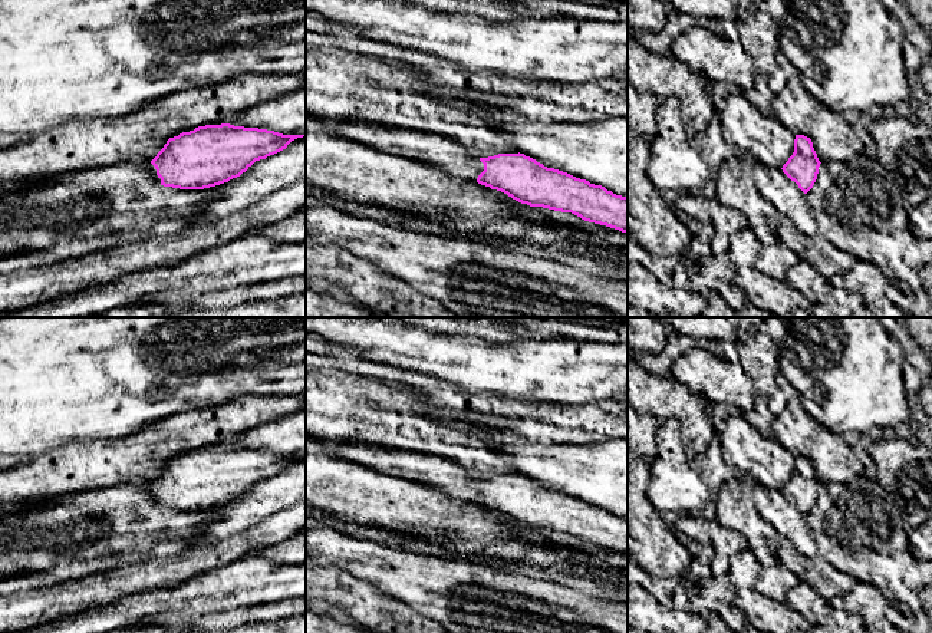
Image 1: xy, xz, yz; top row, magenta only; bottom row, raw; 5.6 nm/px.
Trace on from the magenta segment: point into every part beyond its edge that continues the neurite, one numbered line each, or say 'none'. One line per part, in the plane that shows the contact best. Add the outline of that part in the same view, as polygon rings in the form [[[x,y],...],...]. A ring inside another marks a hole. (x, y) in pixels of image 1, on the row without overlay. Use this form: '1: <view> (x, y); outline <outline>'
1: xy (147, 485); outline [[[142,482],[139,487],[142,487],[144,489],[146,489],[151,494],[155,504],[161,505],[161,500],[157,497],[157,491],[151,485],[151,482]]]

